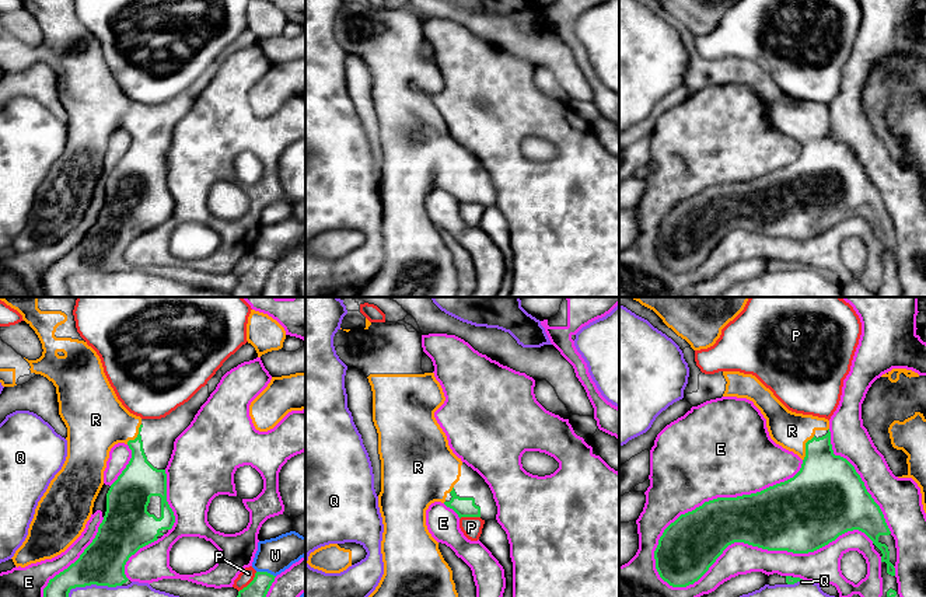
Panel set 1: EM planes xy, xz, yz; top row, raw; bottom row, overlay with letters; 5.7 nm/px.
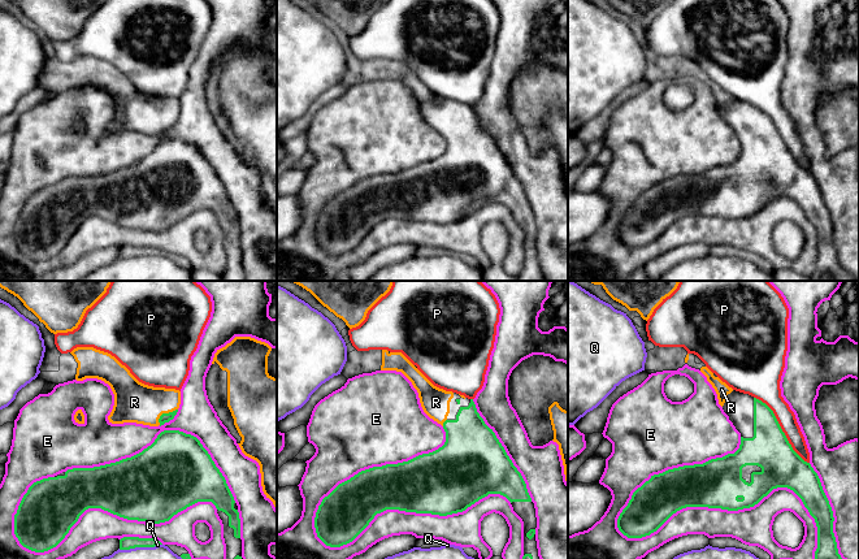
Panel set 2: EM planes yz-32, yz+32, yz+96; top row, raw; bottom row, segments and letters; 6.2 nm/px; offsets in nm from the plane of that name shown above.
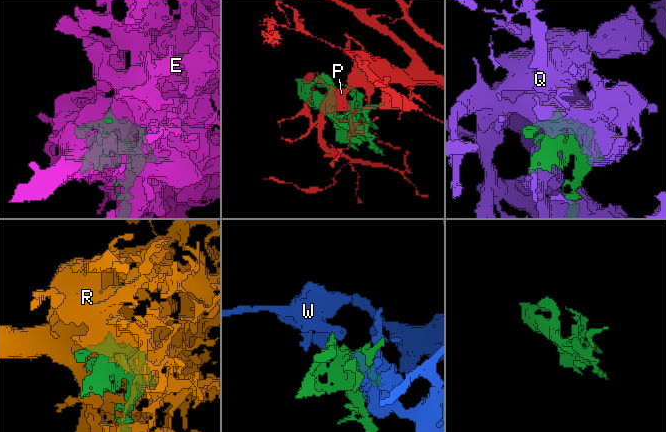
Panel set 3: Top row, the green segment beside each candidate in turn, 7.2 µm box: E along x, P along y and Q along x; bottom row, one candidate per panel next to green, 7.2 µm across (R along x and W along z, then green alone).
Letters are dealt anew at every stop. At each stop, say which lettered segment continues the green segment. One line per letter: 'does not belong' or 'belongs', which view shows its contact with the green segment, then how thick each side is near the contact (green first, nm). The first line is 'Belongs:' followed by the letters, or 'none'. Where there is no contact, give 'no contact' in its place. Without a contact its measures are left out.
Belongs: R
E: does not belong; meets green in yz; 400 nm thick on the green side, 190 nm on the other
P: does not belong; meets green in xy; 160 nm thick on the green side, 80 nm on the other
Q: does not belong; meets green in xy; 260 nm thick on the green side, 280 nm on the other
R: belongs; meets green in yz; 360 nm thick on the green side, 220 nm on the other
W: does not belong; meets green in xy; 160 nm thick on the green side, 200 nm on the other

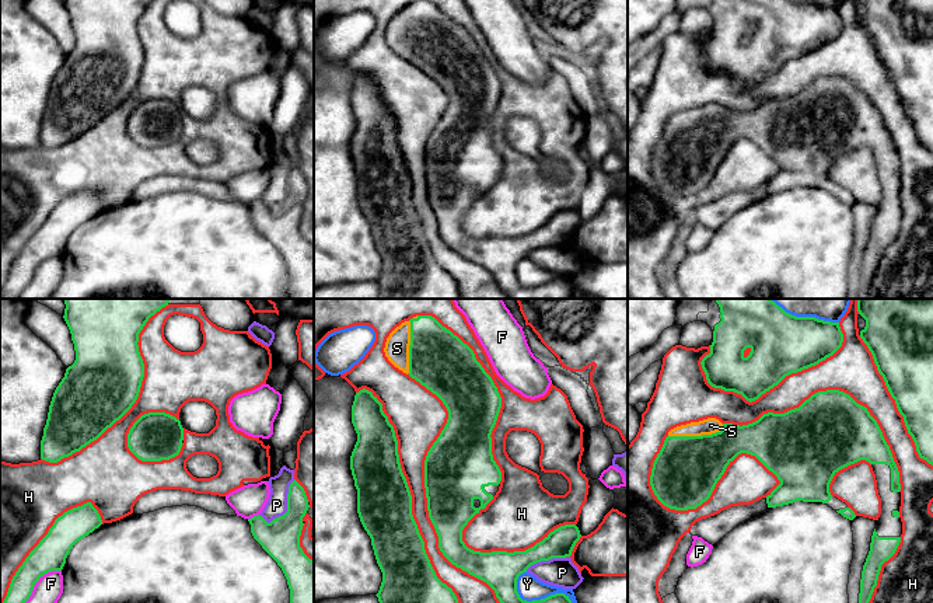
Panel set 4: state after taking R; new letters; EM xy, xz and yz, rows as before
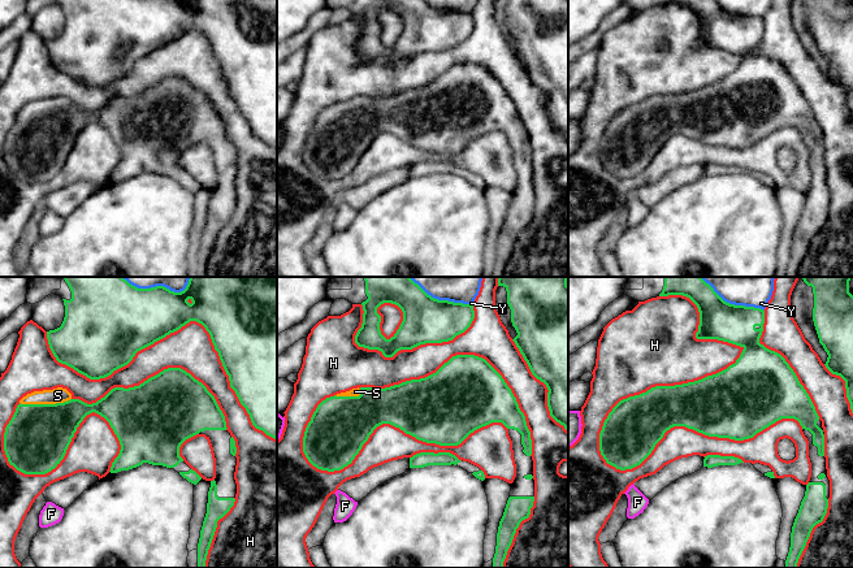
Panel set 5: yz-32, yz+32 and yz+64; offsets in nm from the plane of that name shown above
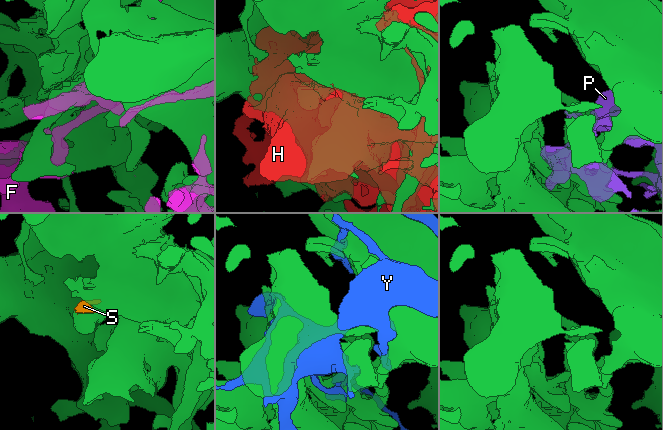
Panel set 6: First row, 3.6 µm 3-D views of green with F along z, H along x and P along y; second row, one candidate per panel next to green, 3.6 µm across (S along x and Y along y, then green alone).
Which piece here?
Belongs: S
F: does not belong; meets green in xy; 180 nm thick on the green side, 160 nm on the other
H: does not belong; meets green in xz; 380 nm thick on the green side, 150 nm on the other
P: does not belong; meets green in xy; 220 nm thick on the green side, 120 nm on the other
S: belongs; meets green in yz; 380 nm thick on the green side, 90 nm on the other
Y: does not belong; meets green in xz; 200 nm thick on the green side, 140 nm on the other

